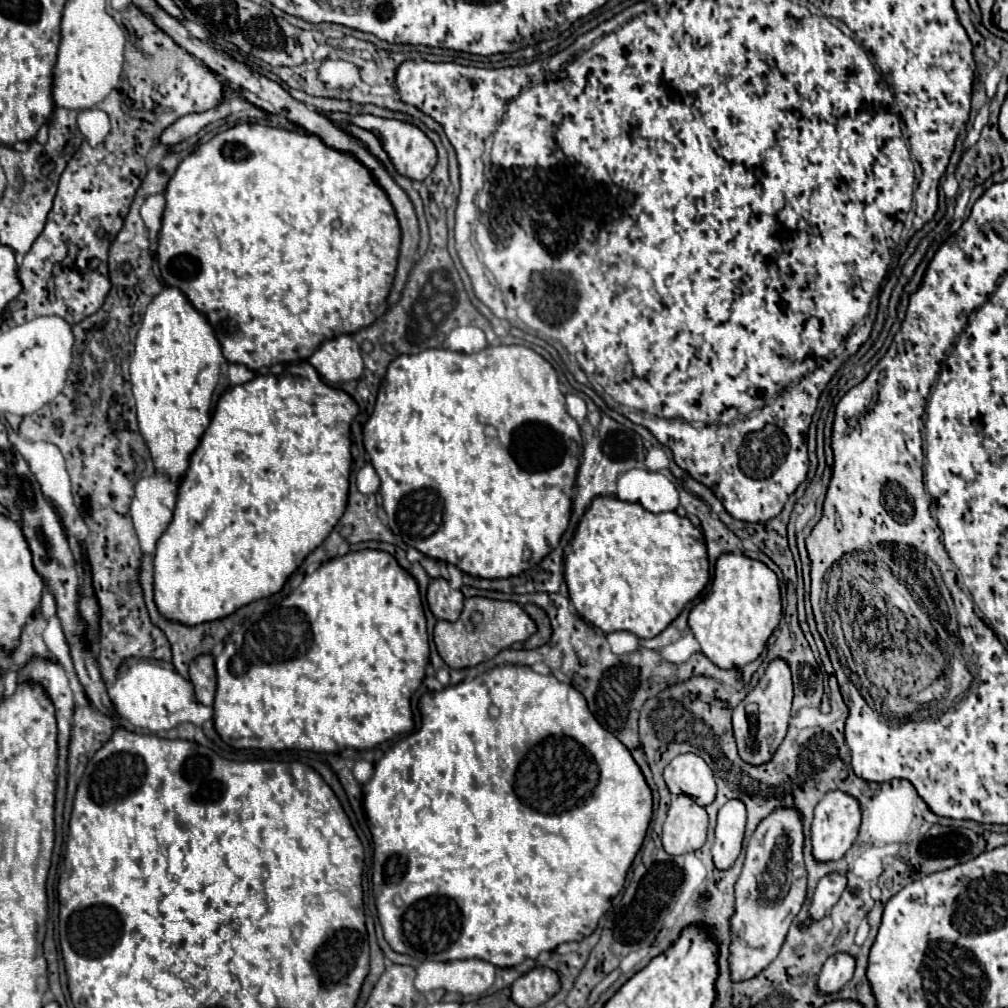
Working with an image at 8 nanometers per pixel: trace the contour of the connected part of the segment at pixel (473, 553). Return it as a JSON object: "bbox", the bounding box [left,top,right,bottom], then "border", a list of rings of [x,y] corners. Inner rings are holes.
{"bbox":[363,345,581,579],"border":[[[499,345],[487,347],[477,353],[455,353],[449,349],[425,349],[417,355],[401,355],[397,357],[381,383],[375,411],[363,427],[363,443],[365,451],[371,457],[371,465],[375,467],[380,479],[379,493],[383,499],[383,509],[387,513],[389,529],[401,537],[409,547],[425,553],[427,557],[451,563],[459,567],[463,573],[485,579],[503,579],[519,575],[521,571],[537,565],[547,553],[551,553],[569,525],[571,515],[571,497],[575,475],[581,459],[581,429],[577,421],[565,409],[565,395],[559,389],[557,371],[549,361],[545,361],[537,351],[523,345]],[[493,427],[495,437],[485,435],[485,429]],[[531,549],[531,559],[523,559],[523,551]]]}

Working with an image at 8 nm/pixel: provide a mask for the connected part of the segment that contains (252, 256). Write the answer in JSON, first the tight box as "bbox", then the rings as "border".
{"bbox":[157,125,401,371],"border":[[[235,125],[227,131],[221,131],[207,143],[199,145],[189,157],[185,157],[175,175],[171,177],[165,189],[167,207],[163,213],[163,225],[159,233],[157,253],[159,253],[159,269],[165,285],[181,289],[187,299],[209,319],[215,329],[217,339],[221,341],[223,355],[231,363],[247,365],[251,371],[263,371],[277,363],[291,363],[309,359],[313,351],[325,341],[343,333],[355,333],[377,319],[377,309],[387,303],[401,245],[401,229],[395,215],[395,209],[387,197],[387,193],[373,179],[373,173],[347,151],[337,151],[325,145],[317,135],[297,133],[287,129],[275,129],[269,125]]]}

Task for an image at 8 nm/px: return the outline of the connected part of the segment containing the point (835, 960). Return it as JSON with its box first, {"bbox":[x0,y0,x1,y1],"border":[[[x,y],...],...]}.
{"bbox":[819,953,855,993],"border":[[[837,953],[829,957],[819,973],[819,991],[821,993],[837,993],[855,971],[855,957],[849,953]]]}

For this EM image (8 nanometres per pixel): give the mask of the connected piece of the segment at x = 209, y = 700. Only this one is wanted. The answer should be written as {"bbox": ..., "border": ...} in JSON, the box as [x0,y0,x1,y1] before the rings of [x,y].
{"bbox":[189,655,217,705],"border":[[[199,655],[189,665],[189,675],[195,685],[197,701],[203,705],[213,705],[215,689],[217,689],[217,673],[215,673],[215,661],[211,655]]]}

